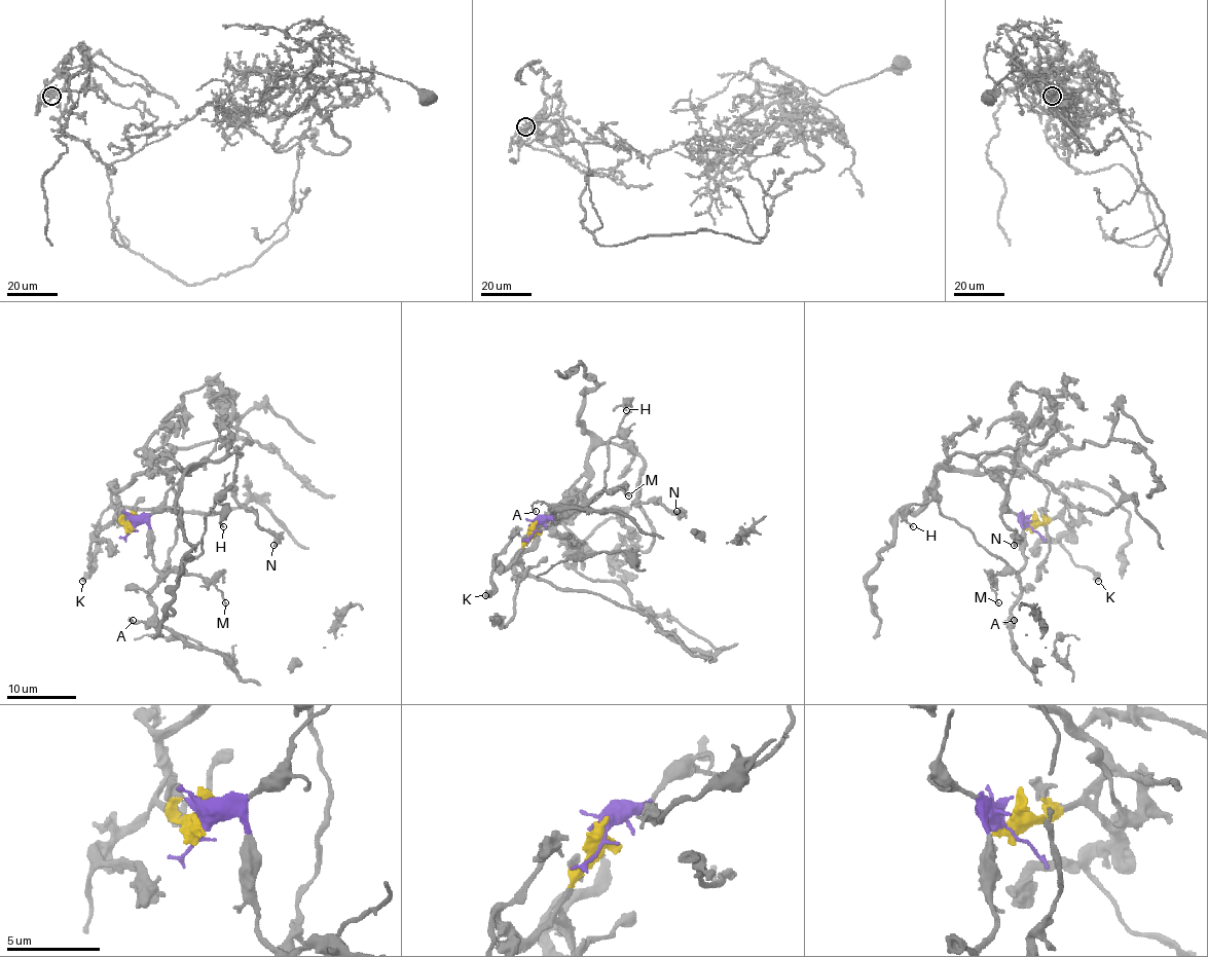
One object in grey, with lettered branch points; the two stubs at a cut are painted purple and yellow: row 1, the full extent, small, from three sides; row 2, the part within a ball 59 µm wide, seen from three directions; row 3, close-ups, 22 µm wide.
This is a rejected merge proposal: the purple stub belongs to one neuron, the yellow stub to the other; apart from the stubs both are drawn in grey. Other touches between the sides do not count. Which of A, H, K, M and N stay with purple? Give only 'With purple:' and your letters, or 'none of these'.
With purple: A, H, M

